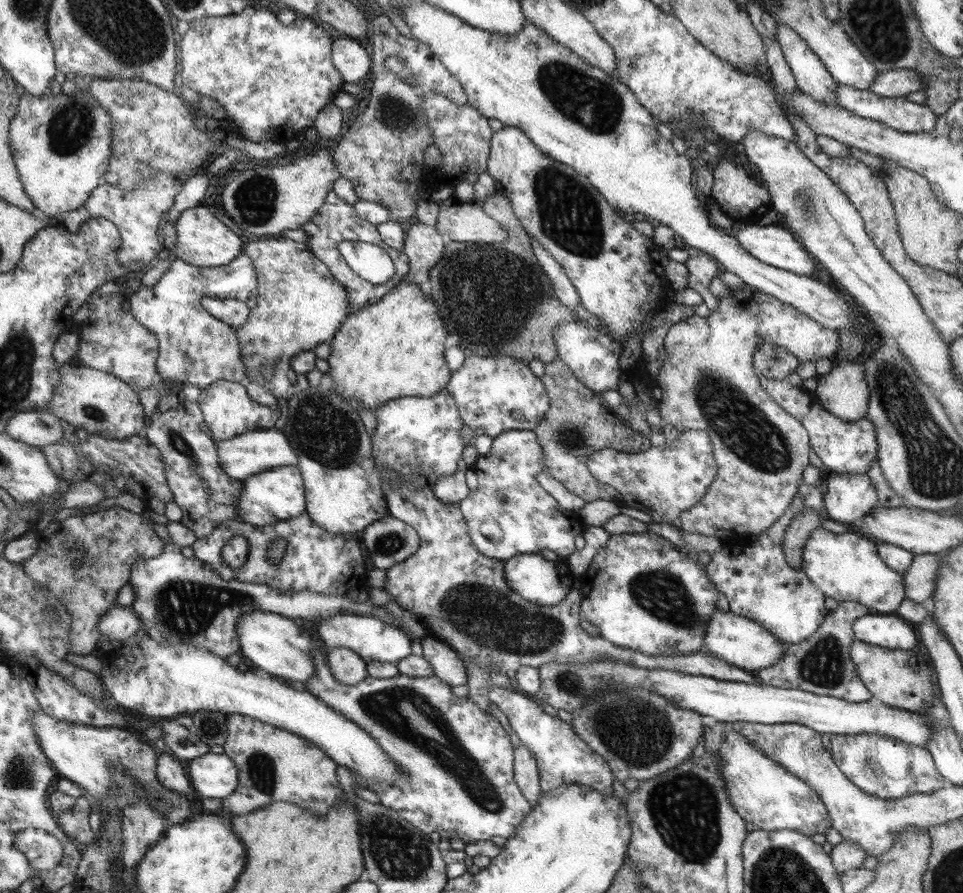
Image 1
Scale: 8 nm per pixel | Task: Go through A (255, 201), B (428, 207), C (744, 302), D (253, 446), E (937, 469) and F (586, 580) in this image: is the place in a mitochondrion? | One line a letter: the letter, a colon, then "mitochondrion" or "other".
A: mitochondrion
B: other
C: other
D: other
E: mitochondrion
F: other

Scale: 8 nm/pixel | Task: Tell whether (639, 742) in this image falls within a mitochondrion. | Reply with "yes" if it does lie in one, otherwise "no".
yes

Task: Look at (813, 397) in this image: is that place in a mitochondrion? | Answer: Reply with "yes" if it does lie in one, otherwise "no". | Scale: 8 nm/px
no

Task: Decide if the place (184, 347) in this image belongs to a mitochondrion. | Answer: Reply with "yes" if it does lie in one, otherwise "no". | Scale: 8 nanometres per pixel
no

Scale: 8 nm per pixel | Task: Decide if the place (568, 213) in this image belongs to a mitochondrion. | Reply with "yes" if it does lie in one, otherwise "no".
yes

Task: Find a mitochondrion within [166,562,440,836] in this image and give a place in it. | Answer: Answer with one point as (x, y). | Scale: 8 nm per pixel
(261, 770)

